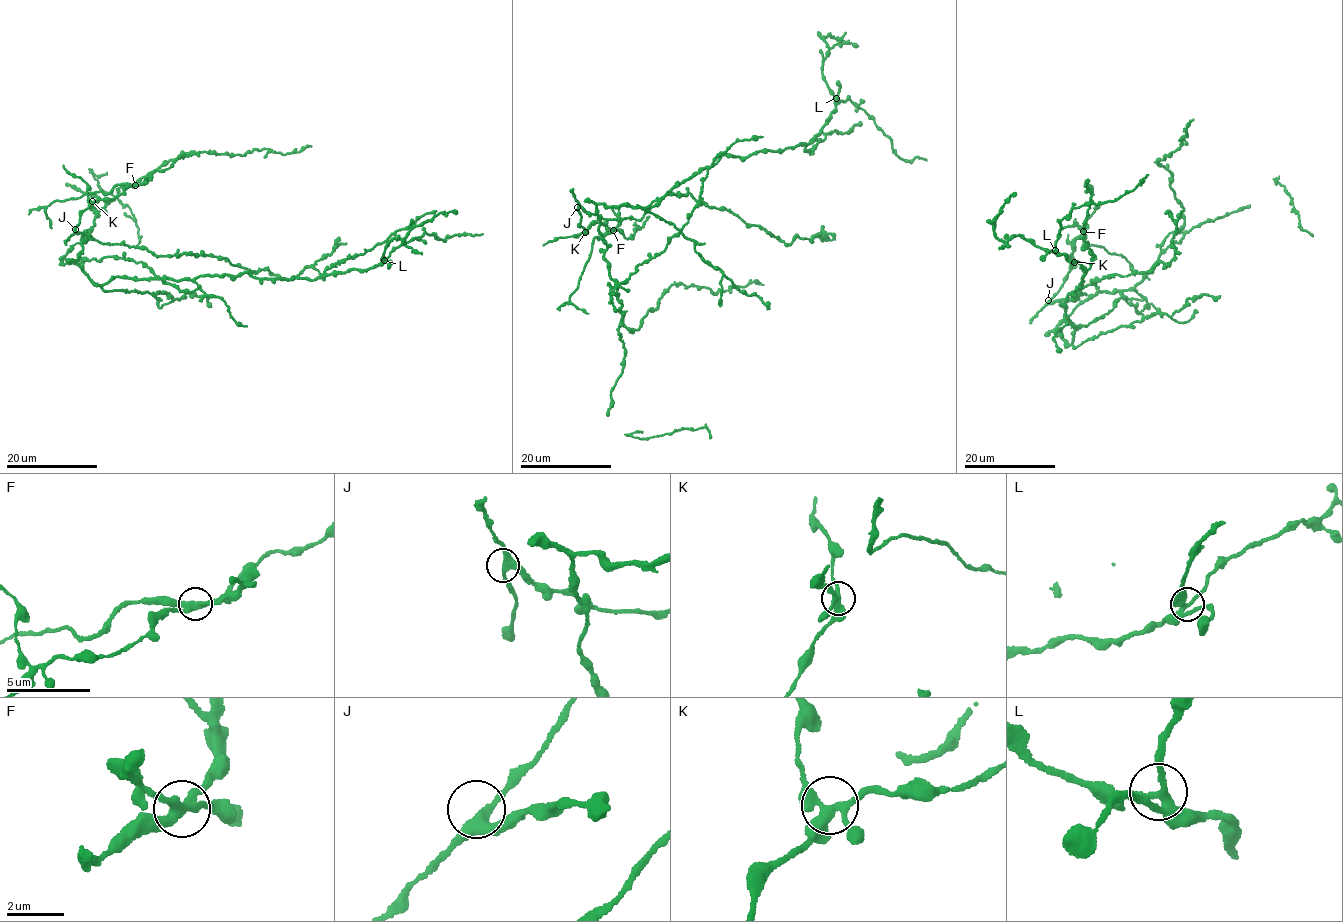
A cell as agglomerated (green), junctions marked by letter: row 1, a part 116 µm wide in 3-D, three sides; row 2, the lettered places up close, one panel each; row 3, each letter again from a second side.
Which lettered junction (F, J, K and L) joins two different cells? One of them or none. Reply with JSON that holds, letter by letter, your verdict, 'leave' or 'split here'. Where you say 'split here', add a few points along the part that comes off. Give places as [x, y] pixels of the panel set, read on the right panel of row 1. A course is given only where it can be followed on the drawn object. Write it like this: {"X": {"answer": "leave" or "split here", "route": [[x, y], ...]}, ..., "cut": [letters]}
{"F": {"answer": "split here", "route": [[1083, 232], [1083, 249], [1099, 246], [1108, 253], [1122, 255], [1133, 269], [1149, 278]]}, "J": {"answer": "leave"}, "K": {"answer": "leave"}, "L": {"answer": "leave"}, "cut": ["F"]}

